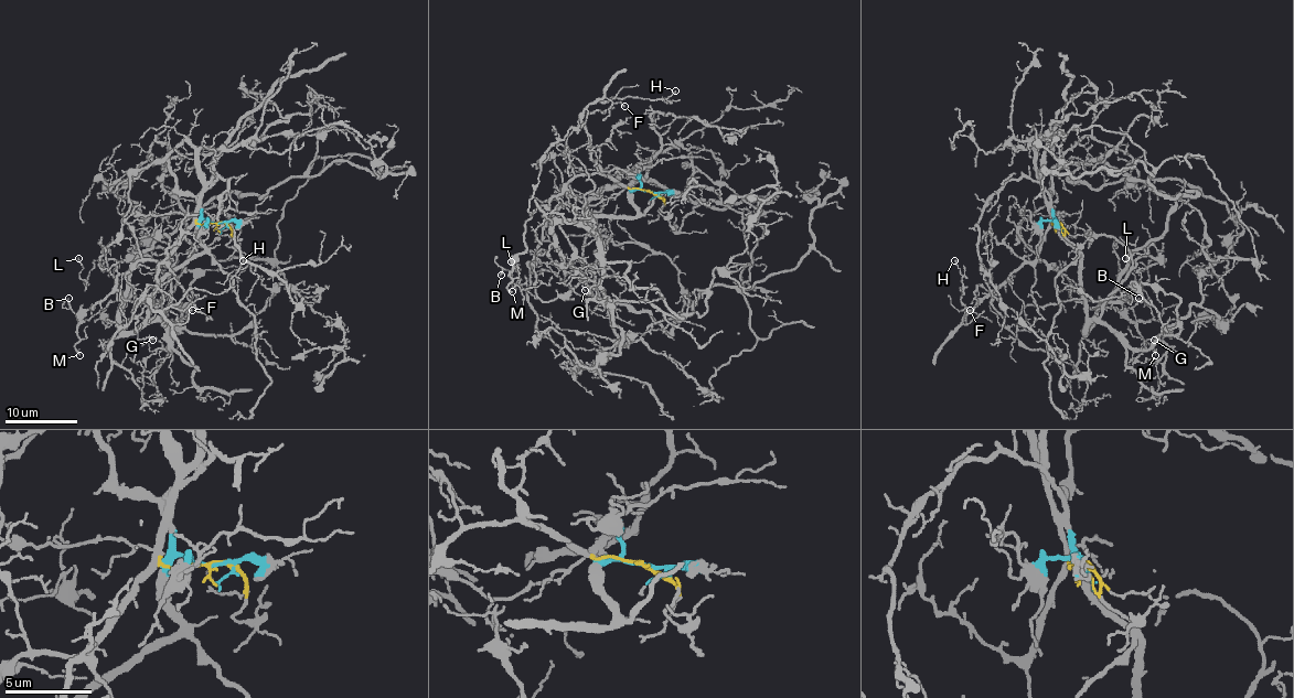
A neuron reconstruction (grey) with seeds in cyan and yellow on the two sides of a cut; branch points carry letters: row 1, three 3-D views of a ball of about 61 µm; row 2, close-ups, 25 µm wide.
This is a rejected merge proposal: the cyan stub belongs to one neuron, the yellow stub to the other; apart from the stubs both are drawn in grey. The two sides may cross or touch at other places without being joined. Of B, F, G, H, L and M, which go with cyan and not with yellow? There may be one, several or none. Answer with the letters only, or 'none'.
G, L

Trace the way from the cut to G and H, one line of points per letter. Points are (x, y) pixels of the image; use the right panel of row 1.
G: (1055, 224), (1080, 253), (1087, 315), (1109, 326), (1136, 350), (1145, 352), (1145, 342), (1154, 341)
H: (1055, 224), (1046, 233), (1040, 253), (972, 310), (964, 308), (963, 276), (953, 259)

